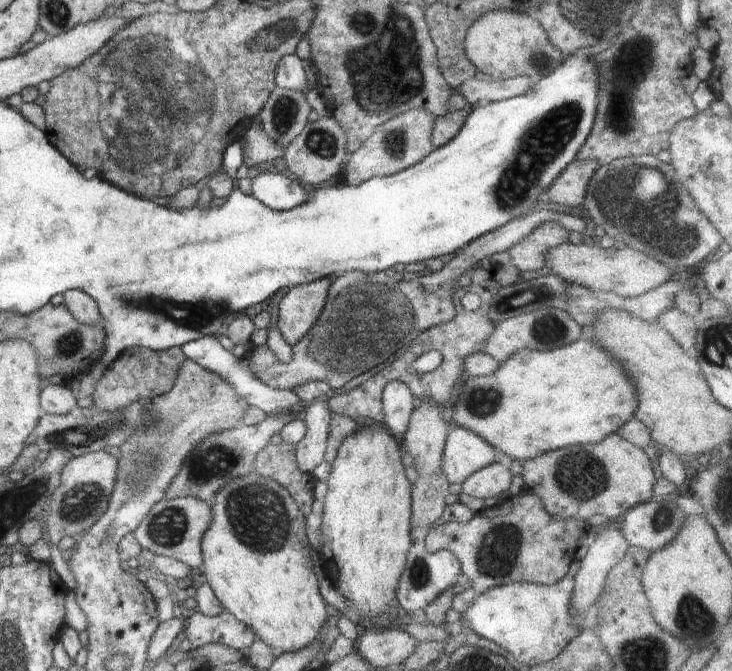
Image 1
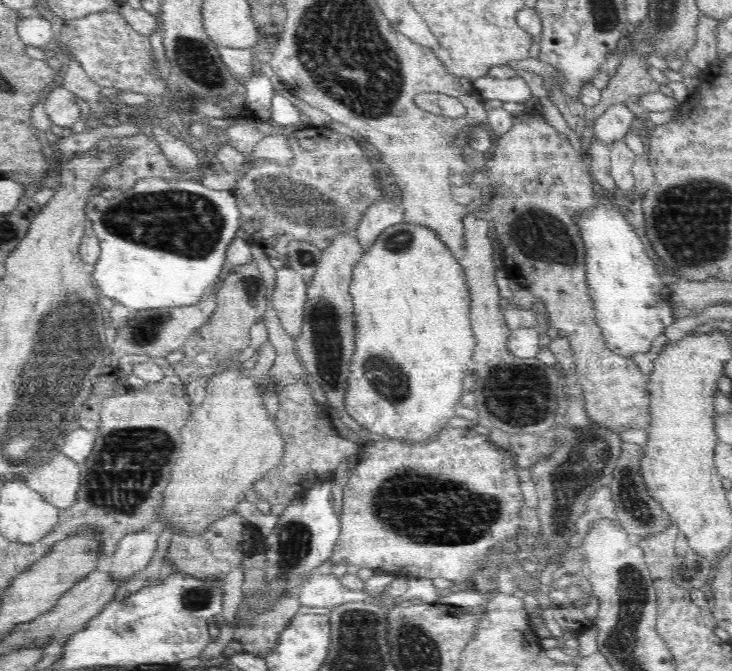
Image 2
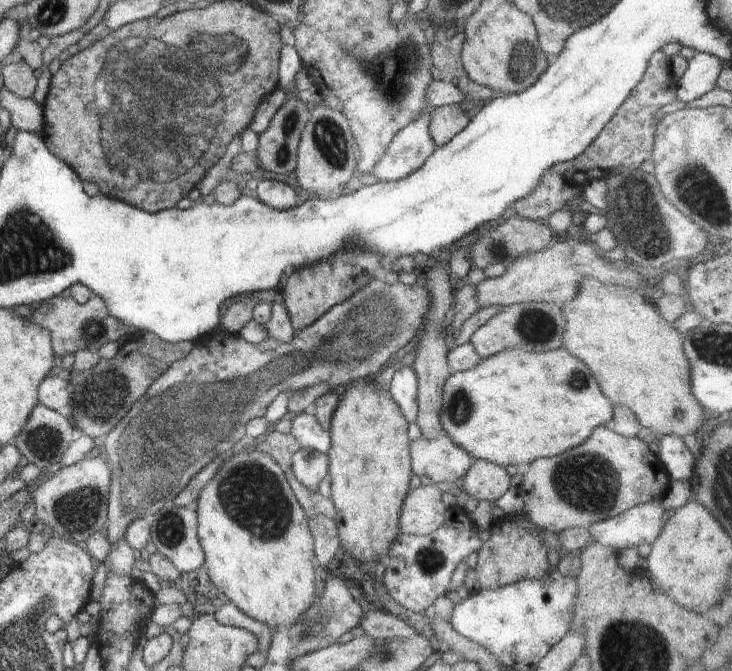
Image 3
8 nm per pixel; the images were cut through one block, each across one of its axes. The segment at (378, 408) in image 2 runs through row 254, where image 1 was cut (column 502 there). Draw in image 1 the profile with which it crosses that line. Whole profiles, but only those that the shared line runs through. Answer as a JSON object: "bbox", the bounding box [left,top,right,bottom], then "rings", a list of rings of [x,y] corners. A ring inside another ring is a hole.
{"bbox":[452,339,637,462],"rings":[[[578,339],[572,344],[547,351],[535,351],[530,349],[522,349],[511,354],[502,364],[496,367],[490,374],[483,377],[472,377],[467,380],[458,396],[453,398],[454,415],[452,416],[452,425],[463,427],[472,431],[480,438],[483,438],[490,446],[502,453],[506,462],[510,460],[532,460],[542,453],[547,453],[560,448],[560,446],[574,446],[574,444],[594,444],[600,442],[605,436],[616,432],[630,417],[633,416],[637,407],[636,386],[632,386],[632,382],[628,382],[624,378],[624,370],[622,366],[612,360],[602,348],[598,348],[594,342],[590,340]]]}

